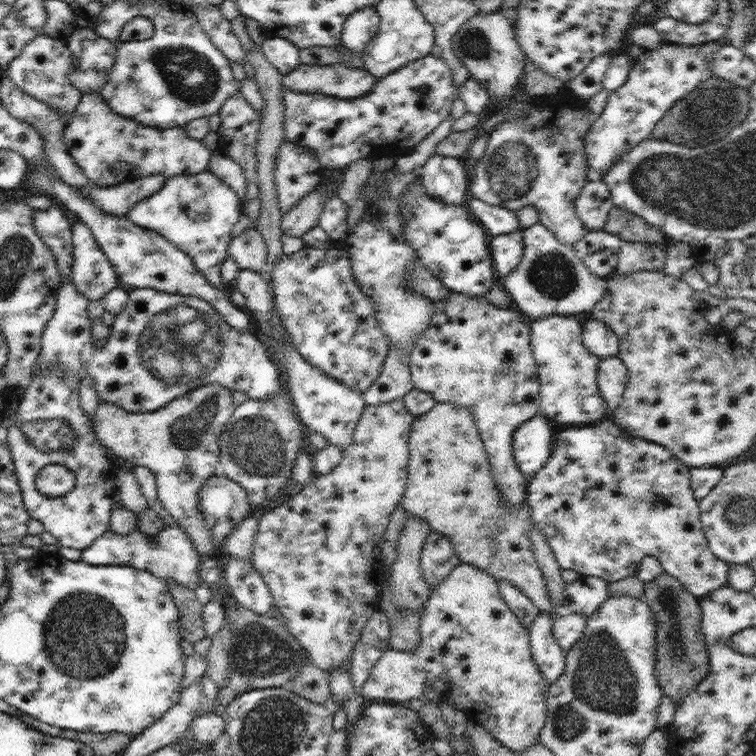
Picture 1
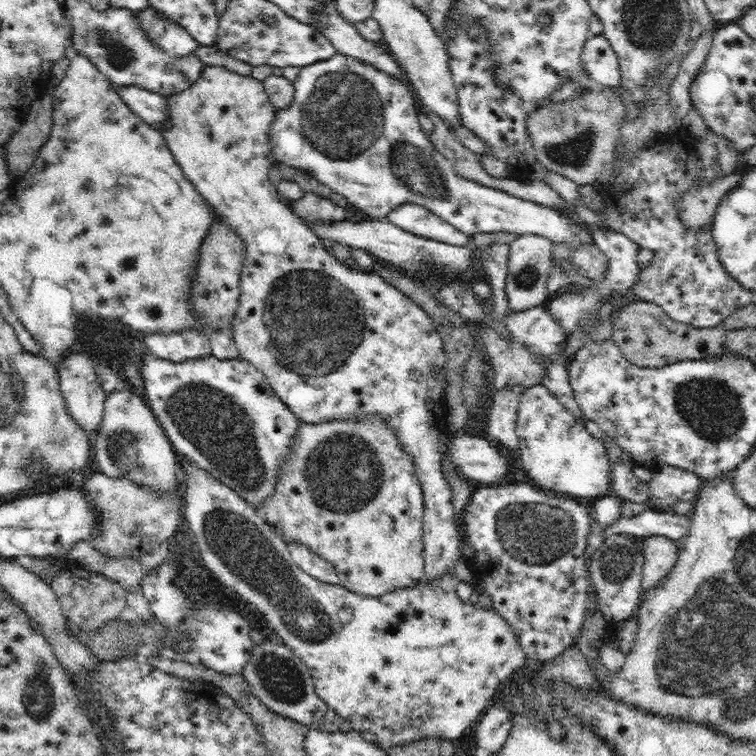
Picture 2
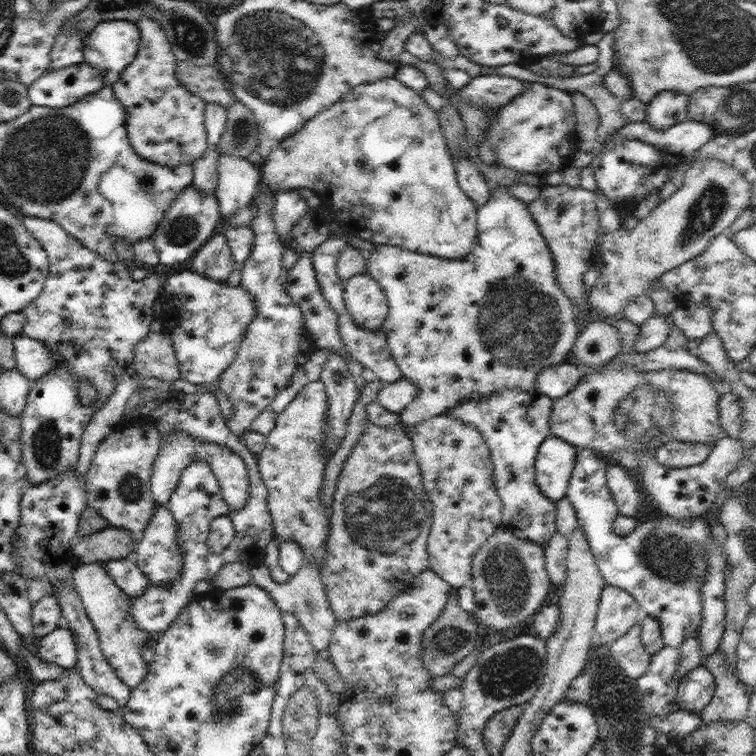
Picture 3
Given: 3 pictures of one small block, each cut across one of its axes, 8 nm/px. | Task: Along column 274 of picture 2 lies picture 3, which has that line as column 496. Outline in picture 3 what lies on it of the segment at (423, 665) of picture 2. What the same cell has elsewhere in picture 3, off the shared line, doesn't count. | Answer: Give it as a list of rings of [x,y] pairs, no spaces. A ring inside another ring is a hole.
[[[503,526],[486,541],[472,558],[473,587],[476,606],[472,612],[477,622],[498,632],[526,622],[547,603],[552,582],[545,566],[543,546],[527,538],[518,538]]]

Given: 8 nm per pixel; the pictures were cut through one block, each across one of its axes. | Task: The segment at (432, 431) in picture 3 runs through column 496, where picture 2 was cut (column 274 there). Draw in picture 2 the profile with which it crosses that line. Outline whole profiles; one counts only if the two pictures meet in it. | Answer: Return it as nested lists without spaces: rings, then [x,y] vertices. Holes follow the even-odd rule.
[[[370,414],[362,418],[336,418],[336,420],[322,423],[299,422],[299,430],[293,439],[291,452],[288,461],[278,471],[277,486],[275,494],[271,495],[258,511],[264,516],[264,521],[268,523],[287,542],[300,543],[308,546],[314,554],[318,554],[323,560],[330,562],[338,572],[339,584],[344,588],[370,597],[383,596],[387,592],[400,588],[414,586],[418,580],[425,576],[425,561],[423,558],[423,510],[424,493],[418,475],[415,473],[414,460],[400,445],[400,439],[388,423],[379,414]]]

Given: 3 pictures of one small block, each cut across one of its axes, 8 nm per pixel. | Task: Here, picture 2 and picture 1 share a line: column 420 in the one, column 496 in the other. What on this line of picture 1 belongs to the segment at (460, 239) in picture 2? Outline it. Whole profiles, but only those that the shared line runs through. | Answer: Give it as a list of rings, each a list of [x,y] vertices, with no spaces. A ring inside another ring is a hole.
[[[468,193],[465,205],[472,212],[474,220],[486,230],[488,237],[508,234],[520,229],[516,214],[502,206],[482,202],[471,193]]]

